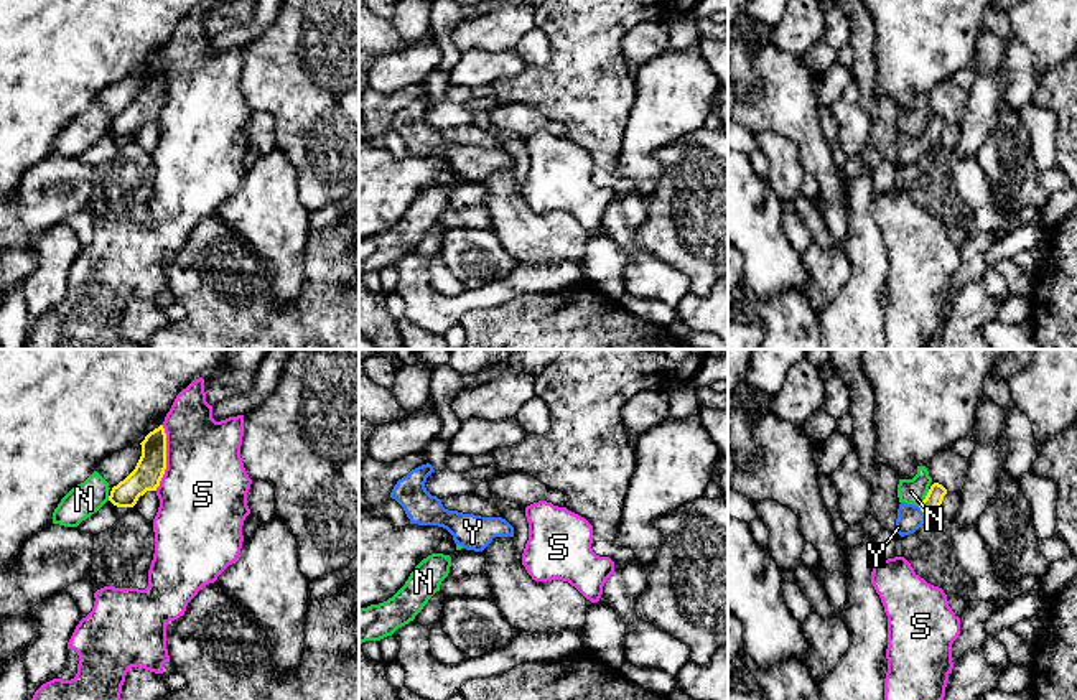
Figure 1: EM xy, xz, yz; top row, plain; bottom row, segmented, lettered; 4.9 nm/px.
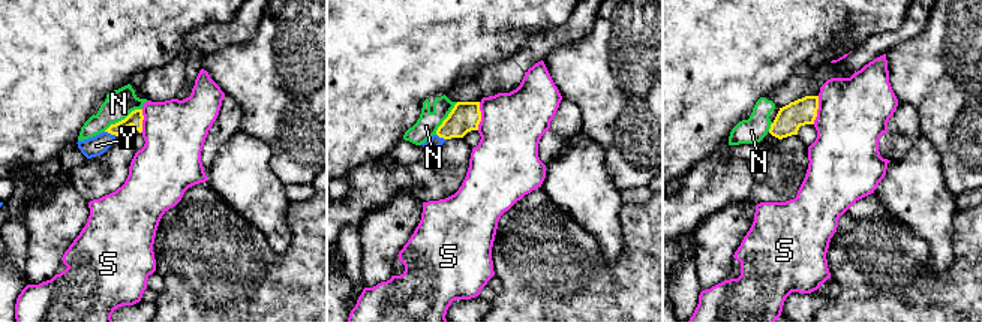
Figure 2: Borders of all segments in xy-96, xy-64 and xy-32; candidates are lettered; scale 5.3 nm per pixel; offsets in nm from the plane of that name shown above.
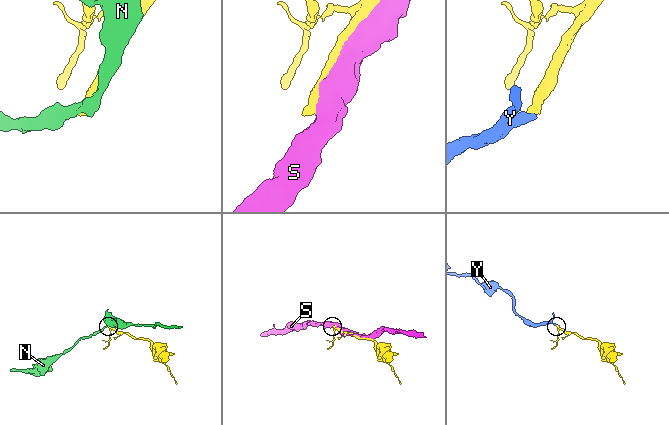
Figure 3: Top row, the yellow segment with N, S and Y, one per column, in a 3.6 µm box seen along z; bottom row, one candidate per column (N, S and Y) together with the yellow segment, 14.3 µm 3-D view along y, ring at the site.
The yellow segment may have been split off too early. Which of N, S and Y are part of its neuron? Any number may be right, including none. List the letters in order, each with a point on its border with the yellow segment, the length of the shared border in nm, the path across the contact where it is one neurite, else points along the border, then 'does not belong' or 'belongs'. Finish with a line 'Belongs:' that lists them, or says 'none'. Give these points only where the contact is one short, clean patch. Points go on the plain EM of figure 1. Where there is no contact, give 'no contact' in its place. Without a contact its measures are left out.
N: yz (926, 129) | 100 nm | along yz (929, 121), (918, 135) | does not belong
S: xy (165, 89) | 320 nm | does not belong
Y: yz (924, 144) | 80 nm | across yz (934, 129), (924, 144), (909, 149) | belongs
Belongs: Y

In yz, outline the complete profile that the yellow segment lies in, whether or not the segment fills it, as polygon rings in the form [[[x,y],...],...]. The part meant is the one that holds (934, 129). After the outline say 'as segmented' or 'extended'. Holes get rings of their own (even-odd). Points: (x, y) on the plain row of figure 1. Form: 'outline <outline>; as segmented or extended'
outline [[[934,114],[919,137],[901,133],[898,140],[896,163],[901,168],[914,165],[929,148],[935,145],[945,125],[947,120],[942,115]]]; extended

